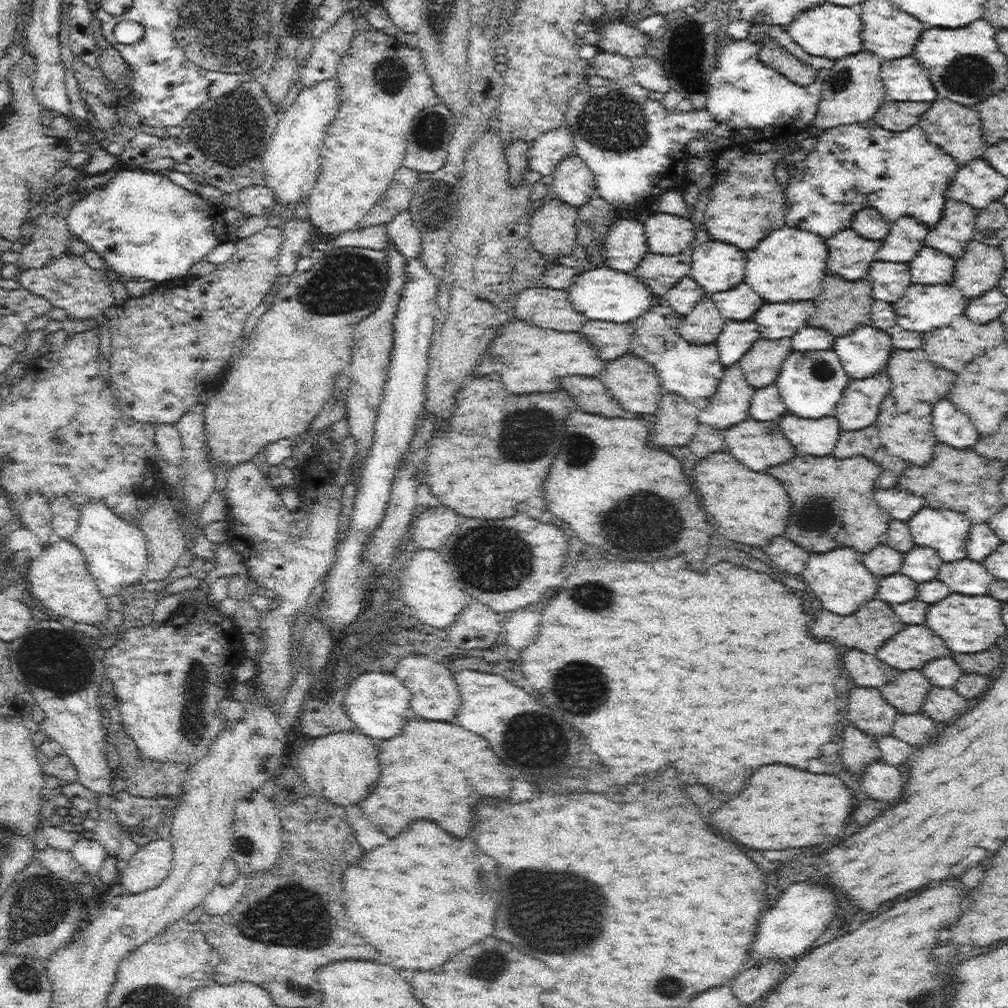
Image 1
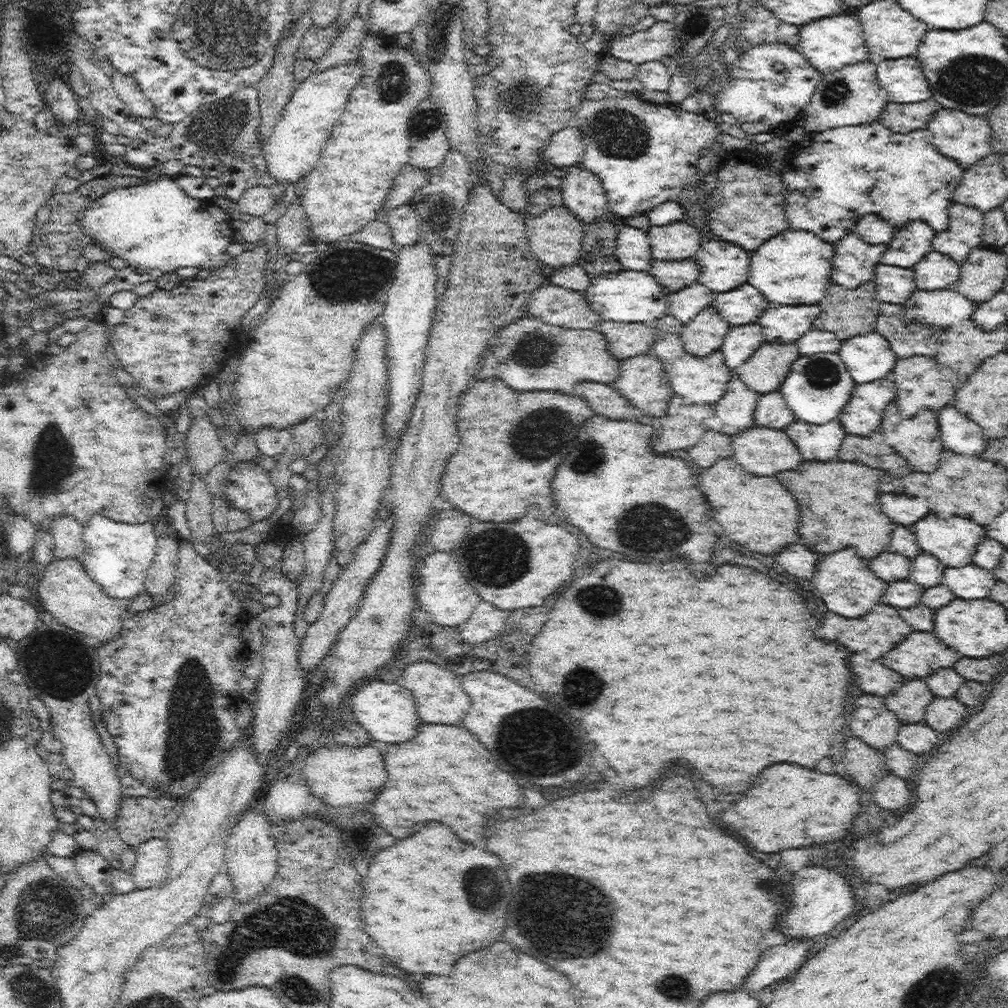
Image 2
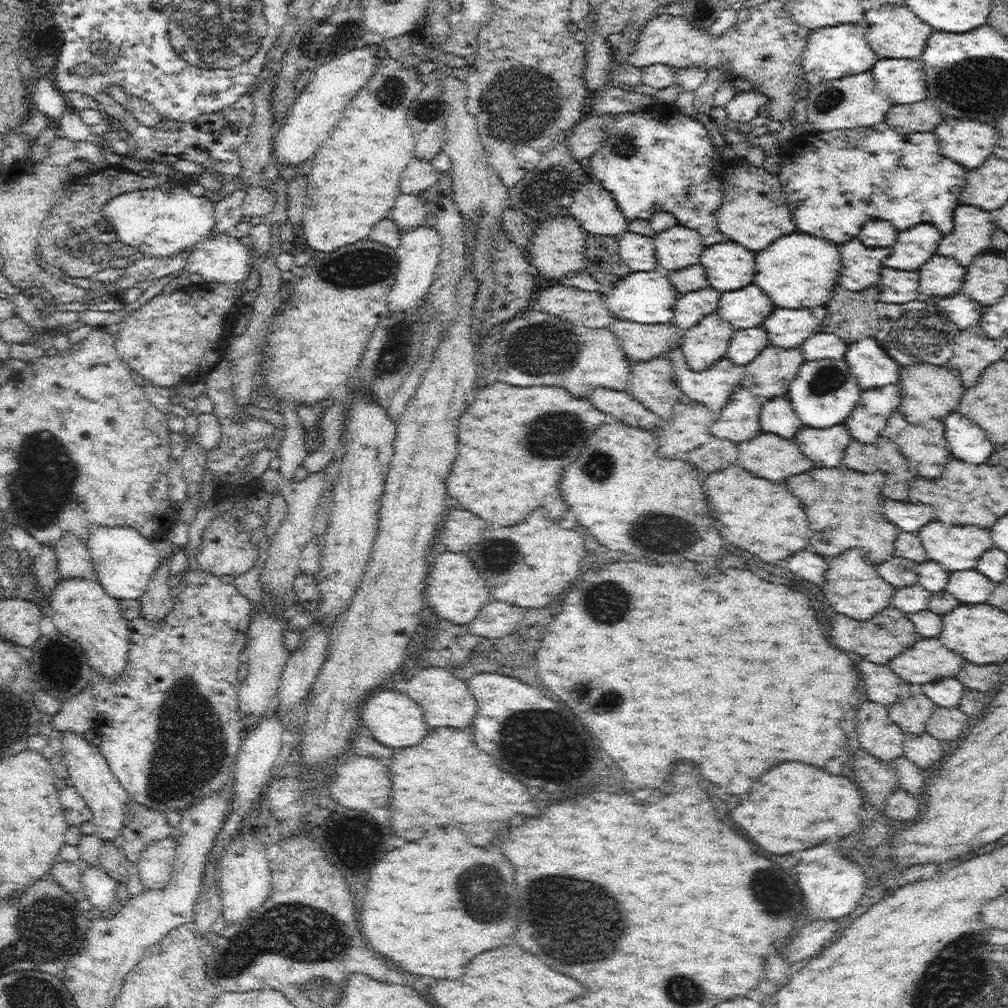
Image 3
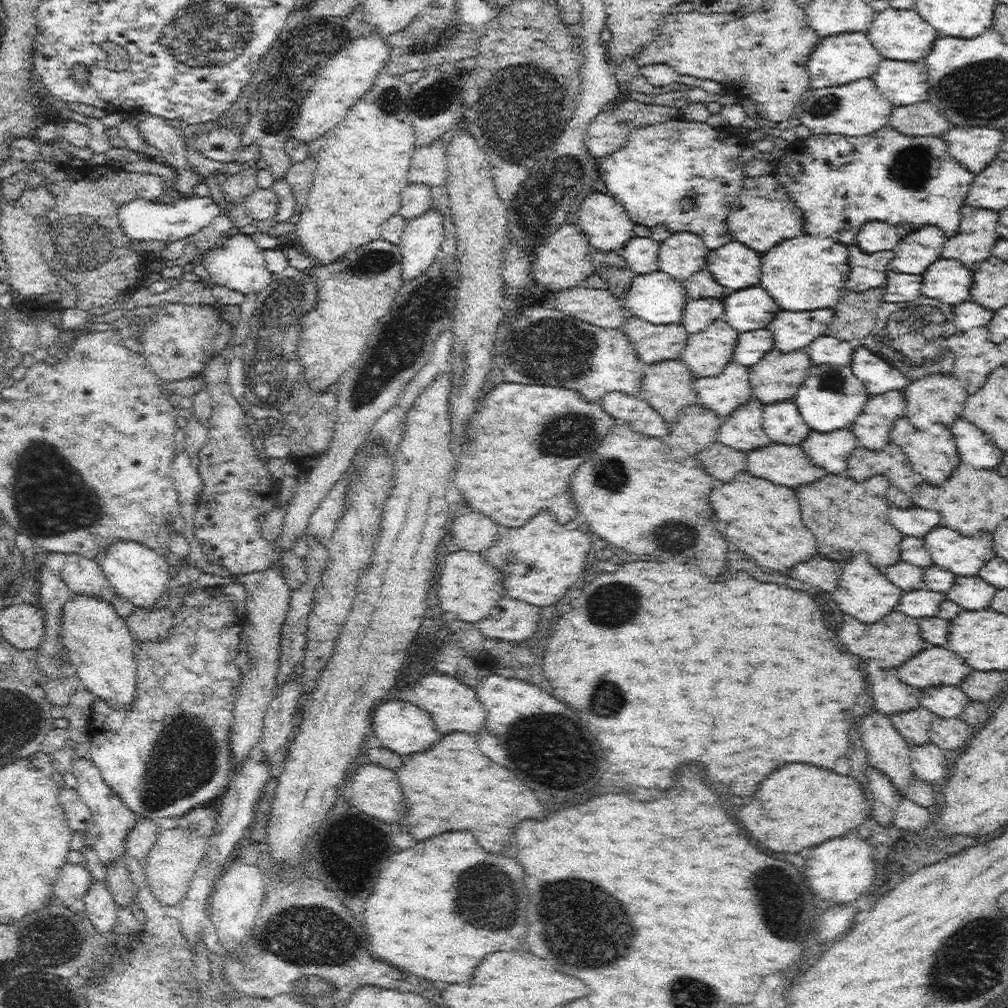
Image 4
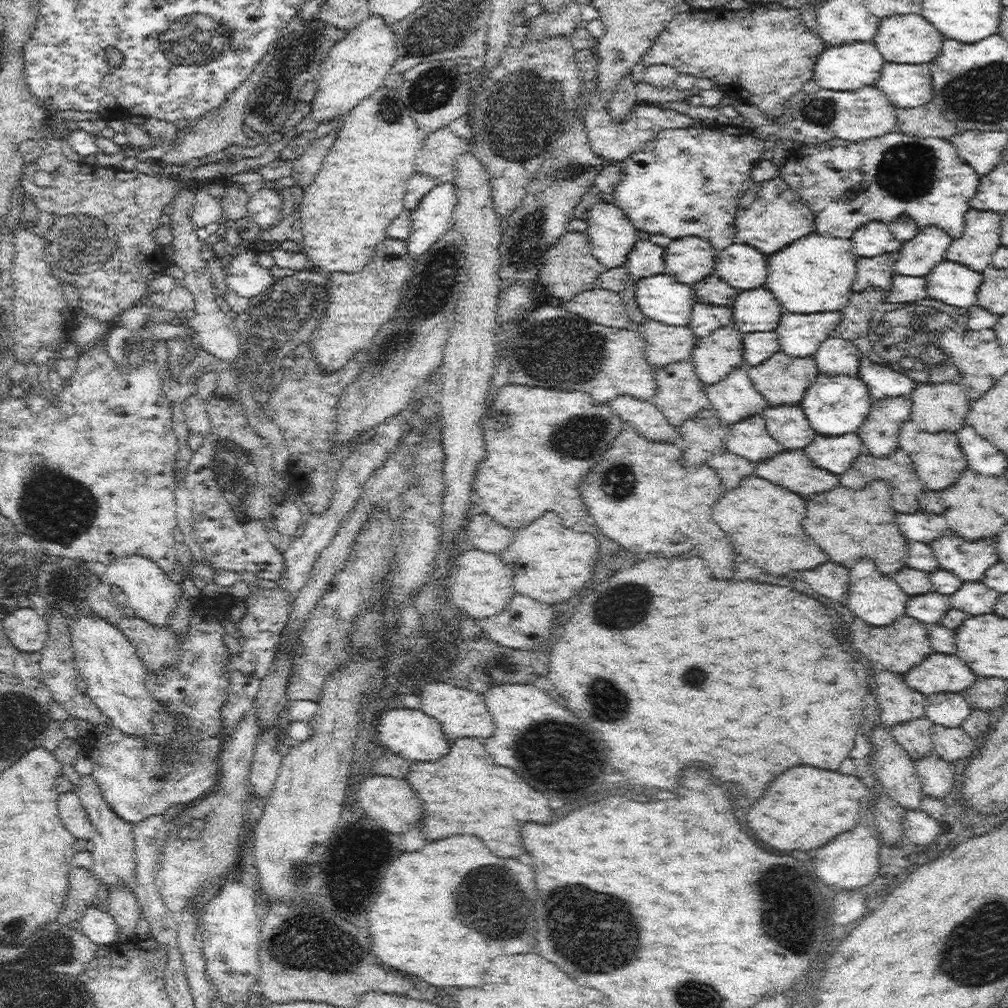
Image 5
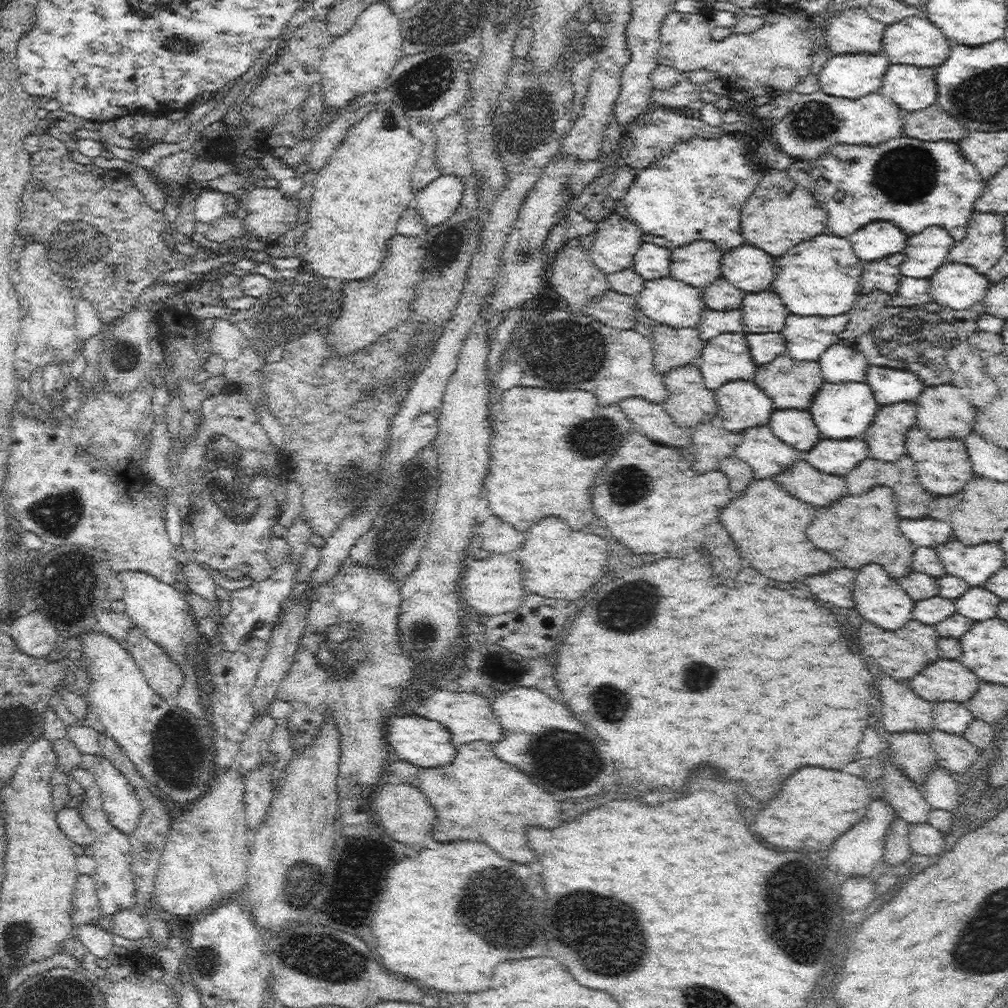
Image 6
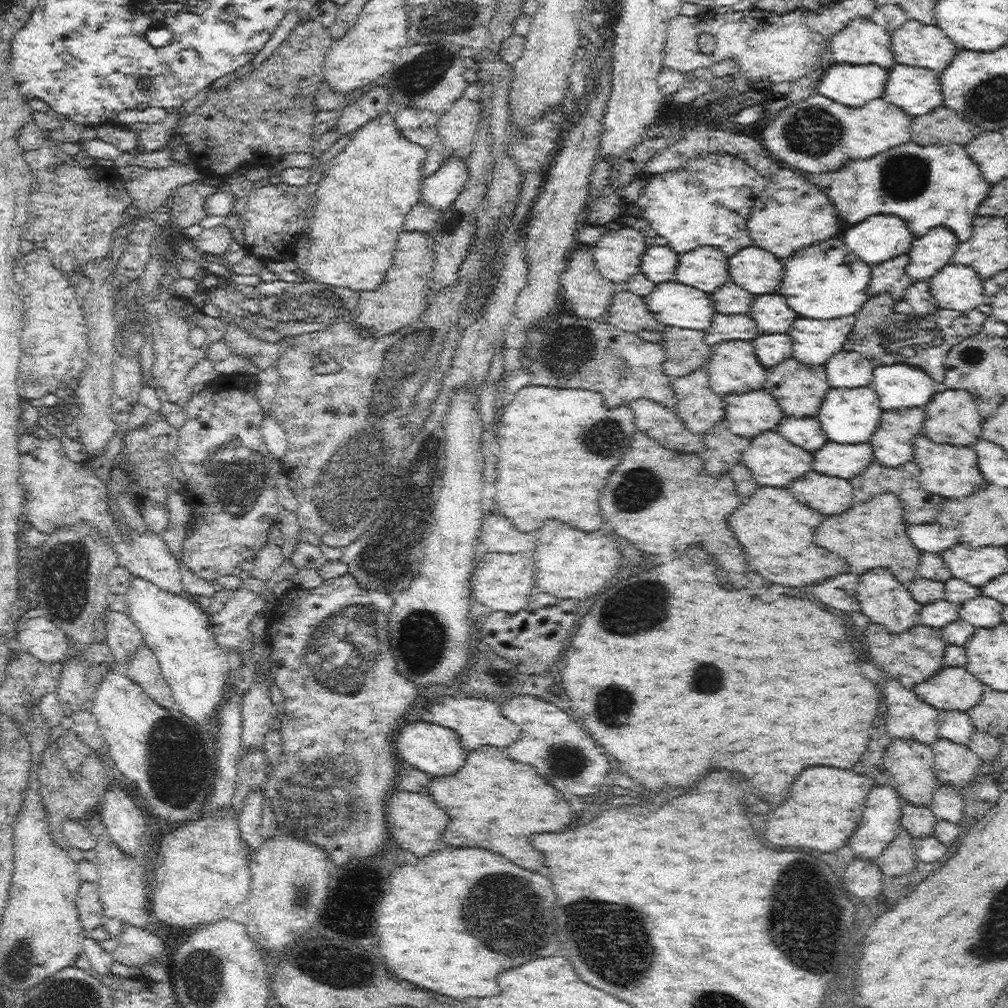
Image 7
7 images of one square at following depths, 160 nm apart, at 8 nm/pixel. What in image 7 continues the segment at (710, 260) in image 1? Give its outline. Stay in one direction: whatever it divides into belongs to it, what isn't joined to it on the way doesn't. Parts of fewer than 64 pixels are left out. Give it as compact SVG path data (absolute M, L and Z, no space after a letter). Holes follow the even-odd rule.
M748 247L729 258L729 278L749 293L774 294L782 286L784 264L768 250Z

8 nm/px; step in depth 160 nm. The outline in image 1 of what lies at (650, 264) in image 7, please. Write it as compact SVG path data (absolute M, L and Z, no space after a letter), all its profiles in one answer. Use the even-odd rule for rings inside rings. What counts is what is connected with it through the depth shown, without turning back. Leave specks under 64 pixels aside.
M620 219L612 225L609 233L608 246L603 252L609 266L632 273L649 251L645 225L634 219Z

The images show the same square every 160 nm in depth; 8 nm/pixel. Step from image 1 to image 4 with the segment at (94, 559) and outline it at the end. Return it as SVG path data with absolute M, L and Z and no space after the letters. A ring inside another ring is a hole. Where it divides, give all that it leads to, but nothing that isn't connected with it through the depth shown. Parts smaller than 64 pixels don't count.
M118 541L96 561L103 568L116 594L123 595L135 608L140 609L156 608L156 603L166 594L170 579L174 575L174 569L168 564L166 557L134 542Z

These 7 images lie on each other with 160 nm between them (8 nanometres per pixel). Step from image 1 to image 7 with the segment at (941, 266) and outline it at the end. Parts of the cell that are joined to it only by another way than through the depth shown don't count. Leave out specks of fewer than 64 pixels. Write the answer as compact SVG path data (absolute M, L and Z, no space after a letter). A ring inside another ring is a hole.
M950 264L927 281L940 309L965 312L986 303L983 282L972 267Z

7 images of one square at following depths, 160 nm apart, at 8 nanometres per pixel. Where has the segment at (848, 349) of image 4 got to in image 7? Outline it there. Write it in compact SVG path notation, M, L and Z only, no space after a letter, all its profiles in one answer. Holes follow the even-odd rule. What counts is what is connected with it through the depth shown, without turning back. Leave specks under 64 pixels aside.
M844 350L825 365L833 389L870 387L874 369L868 358L862 357L860 353L846 353Z

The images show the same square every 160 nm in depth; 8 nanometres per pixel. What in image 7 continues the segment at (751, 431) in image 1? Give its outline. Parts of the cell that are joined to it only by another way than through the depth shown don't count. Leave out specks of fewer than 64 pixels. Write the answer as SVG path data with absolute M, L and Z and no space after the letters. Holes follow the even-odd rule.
M814 470L806 478L799 478L796 486L790 486L790 490L798 500L806 500L802 504L808 504L810 508L828 516L842 514L856 502L850 479L828 478Z

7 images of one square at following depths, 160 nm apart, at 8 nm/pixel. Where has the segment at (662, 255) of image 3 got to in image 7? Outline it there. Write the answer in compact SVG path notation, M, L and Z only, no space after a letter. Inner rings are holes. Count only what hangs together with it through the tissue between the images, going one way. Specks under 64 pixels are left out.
M700 247L690 253L679 253L679 265L674 280L705 293L715 293L729 278L729 258L722 250Z

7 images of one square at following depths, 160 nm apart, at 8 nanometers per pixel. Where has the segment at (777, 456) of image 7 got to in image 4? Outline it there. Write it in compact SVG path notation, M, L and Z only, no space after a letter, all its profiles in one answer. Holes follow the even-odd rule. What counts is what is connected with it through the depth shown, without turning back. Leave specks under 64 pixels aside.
M753 398L722 423L719 442L741 453L752 453L774 444L763 429L762 402Z

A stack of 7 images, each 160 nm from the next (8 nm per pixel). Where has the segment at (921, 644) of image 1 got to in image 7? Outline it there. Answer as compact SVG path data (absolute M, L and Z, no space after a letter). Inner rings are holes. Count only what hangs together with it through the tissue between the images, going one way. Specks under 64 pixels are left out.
M944 668L936 677L914 687L921 701L941 712L965 712L976 706L984 696L984 684L967 669Z

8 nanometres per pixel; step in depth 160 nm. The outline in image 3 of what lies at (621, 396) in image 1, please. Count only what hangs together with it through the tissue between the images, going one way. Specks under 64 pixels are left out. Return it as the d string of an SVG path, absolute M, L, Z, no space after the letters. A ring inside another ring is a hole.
M668 356L648 362L632 362L628 391L664 422L671 419L675 404L685 397L675 375L675 367Z

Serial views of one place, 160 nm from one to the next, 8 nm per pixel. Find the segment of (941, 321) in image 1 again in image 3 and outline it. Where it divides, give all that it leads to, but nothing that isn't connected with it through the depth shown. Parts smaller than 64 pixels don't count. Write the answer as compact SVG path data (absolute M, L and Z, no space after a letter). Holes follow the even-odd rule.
M962 292L950 298L936 298L937 304L944 308L946 315L957 326L959 331L976 326L988 312L981 302L972 300Z

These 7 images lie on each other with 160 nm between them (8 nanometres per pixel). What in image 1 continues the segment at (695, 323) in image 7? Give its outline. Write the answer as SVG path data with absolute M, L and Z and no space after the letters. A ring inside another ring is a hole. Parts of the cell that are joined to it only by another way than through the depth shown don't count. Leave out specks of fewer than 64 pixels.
M610 266L596 267L581 272L569 288L572 304L586 317L596 321L634 323L637 318L650 314L660 296L638 274L626 273Z

